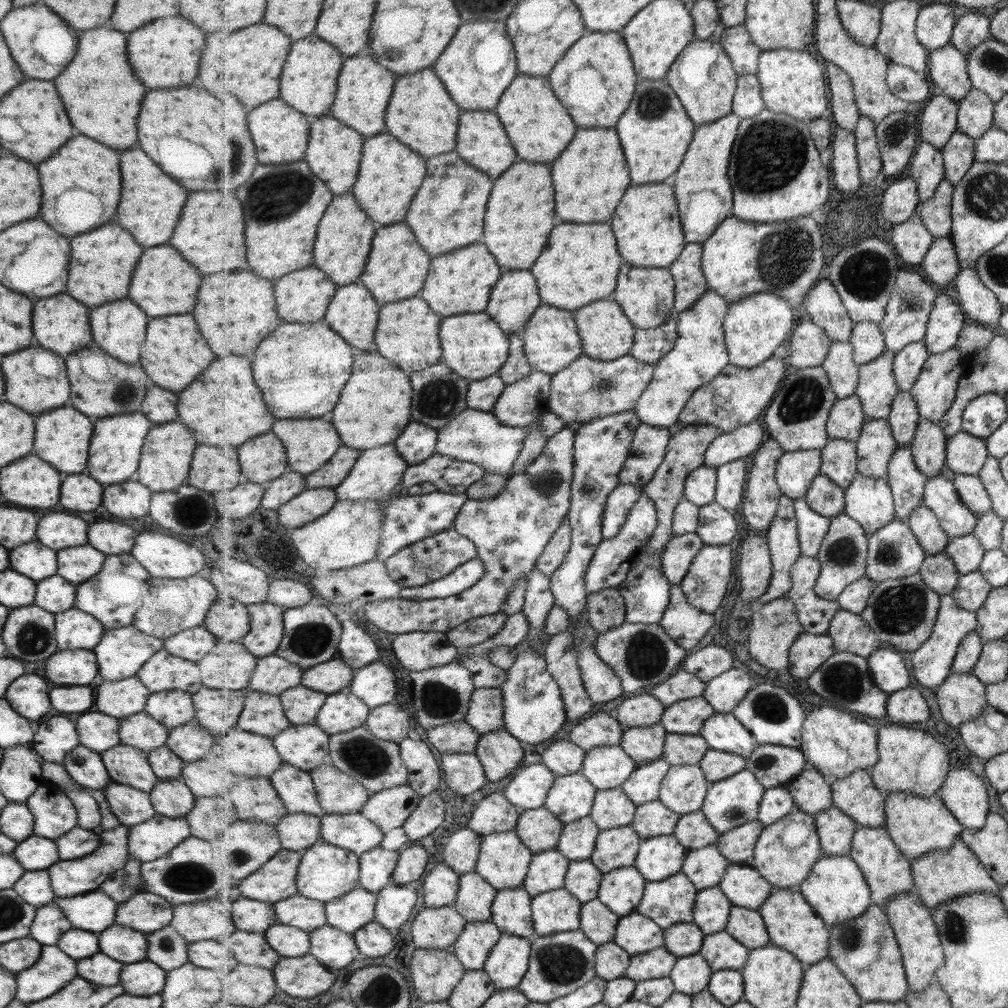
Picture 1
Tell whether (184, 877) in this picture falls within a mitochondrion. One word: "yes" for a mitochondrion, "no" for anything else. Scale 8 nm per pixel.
yes

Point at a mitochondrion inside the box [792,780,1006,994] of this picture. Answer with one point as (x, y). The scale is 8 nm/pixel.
(954, 927)

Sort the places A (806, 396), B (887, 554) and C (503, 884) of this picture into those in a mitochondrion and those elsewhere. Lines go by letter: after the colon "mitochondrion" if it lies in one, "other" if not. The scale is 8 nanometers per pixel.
A: mitochondrion
B: mitochondrion
C: other

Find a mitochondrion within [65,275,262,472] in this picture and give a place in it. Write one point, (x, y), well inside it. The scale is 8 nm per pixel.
(125, 393)

